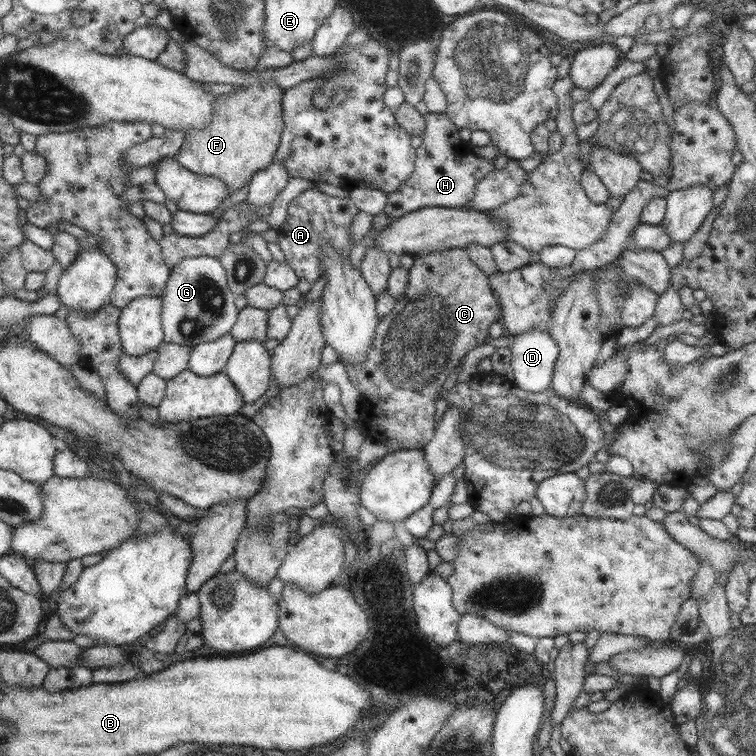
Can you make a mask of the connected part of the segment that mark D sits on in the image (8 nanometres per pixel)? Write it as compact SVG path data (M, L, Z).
M533 327L512 335L510 367L513 383L520 390L539 394L545 392L553 380L558 345L549 332Z

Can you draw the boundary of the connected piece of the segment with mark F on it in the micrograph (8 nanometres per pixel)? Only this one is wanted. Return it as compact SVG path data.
M253 81L250 85L244 87L235 87L230 93L218 96L212 102L212 115L210 123L207 123L202 129L189 129L184 132L184 141L181 143L181 146L177 149L177 152L172 156L172 159L175 162L178 162L182 167L186 167L187 170L190 170L192 173L198 175L213 175L215 178L221 179L230 190L230 194L234 190L237 190L244 184L250 181L250 178L254 176L258 170L265 168L274 160L274 154L278 150L278 146L281 141L281 132L284 128L284 120L282 114L282 88L273 81Z

